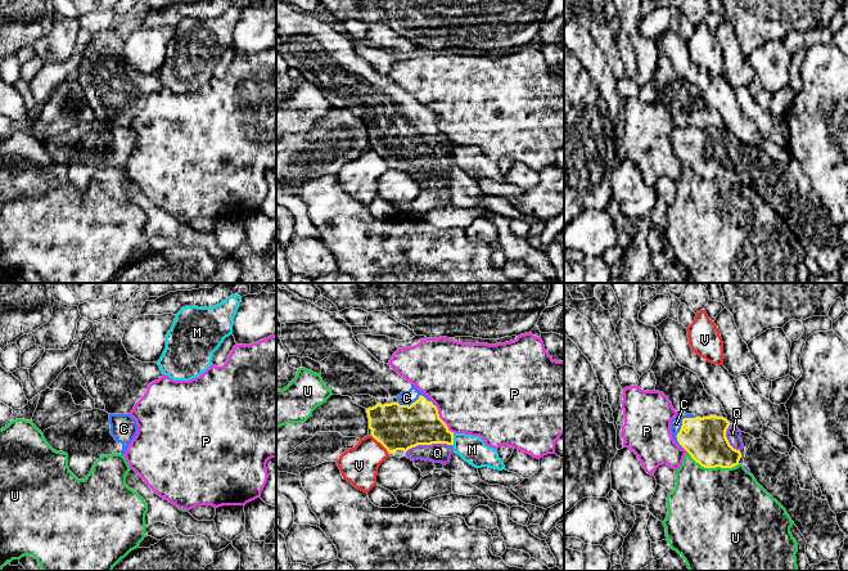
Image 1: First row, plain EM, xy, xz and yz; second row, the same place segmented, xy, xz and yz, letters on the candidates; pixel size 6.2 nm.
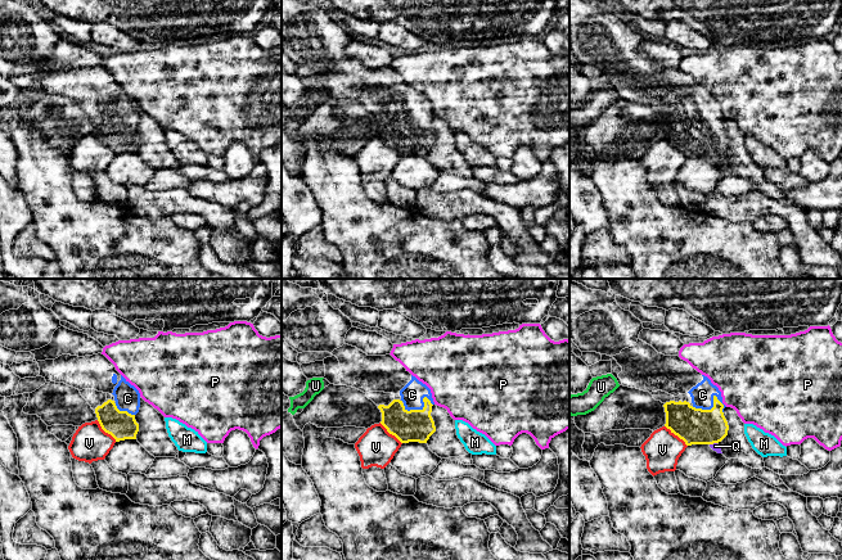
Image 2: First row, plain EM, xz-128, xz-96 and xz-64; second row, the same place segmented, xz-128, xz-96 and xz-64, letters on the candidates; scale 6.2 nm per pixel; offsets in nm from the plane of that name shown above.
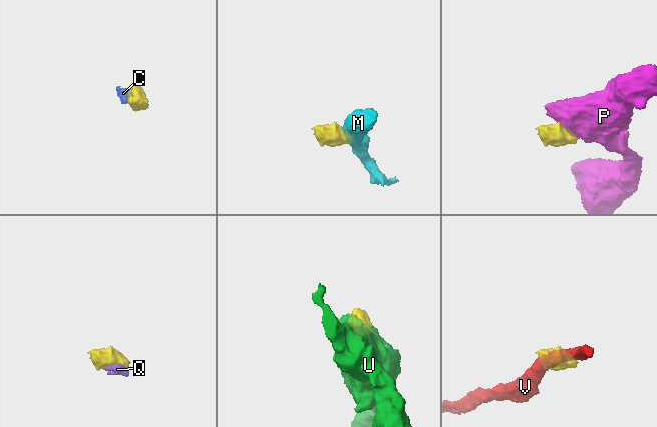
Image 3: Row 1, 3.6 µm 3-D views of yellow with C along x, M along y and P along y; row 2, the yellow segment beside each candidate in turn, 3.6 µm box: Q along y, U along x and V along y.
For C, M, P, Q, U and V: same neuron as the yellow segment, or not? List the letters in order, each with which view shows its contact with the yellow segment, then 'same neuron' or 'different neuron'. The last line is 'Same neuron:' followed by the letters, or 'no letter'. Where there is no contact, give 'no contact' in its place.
C: yz | same neuron
M: xz | different neuron
P: xz | different neuron
Q: xz | same neuron
U: yz | different neuron
V: xz | different neuron
Same neuron: C, Q

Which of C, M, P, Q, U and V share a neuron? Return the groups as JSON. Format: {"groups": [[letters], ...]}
{"groups": [["C", "Q"], ["M"], ["P"], ["U"], ["V"]]}

